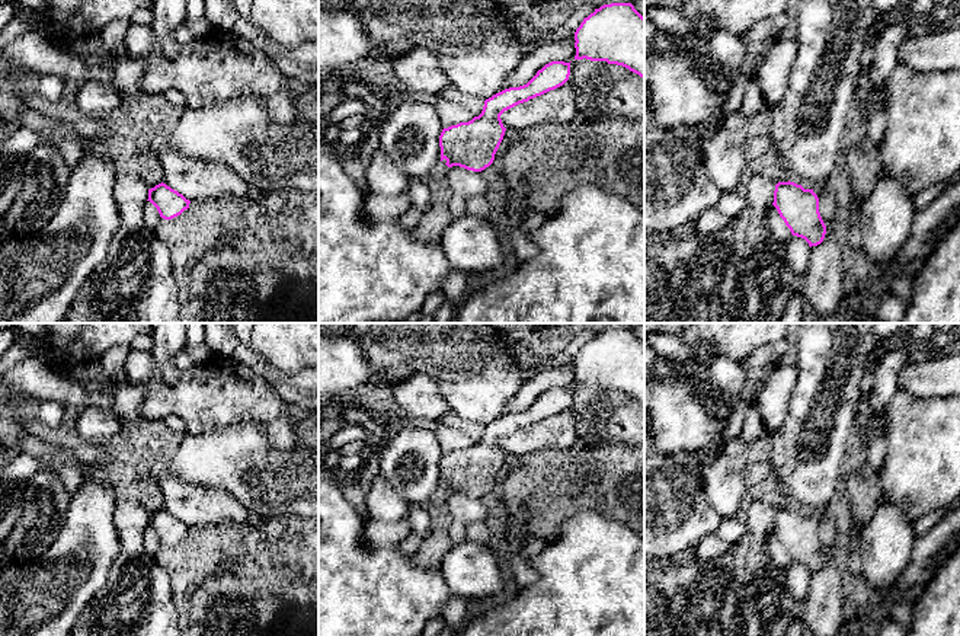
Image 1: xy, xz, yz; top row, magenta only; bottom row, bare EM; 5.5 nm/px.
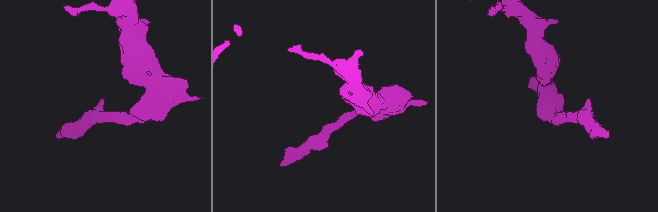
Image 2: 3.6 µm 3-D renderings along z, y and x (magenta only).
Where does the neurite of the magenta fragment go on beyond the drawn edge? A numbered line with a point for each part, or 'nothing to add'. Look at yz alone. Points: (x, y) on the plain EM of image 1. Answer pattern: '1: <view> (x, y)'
nothing to add

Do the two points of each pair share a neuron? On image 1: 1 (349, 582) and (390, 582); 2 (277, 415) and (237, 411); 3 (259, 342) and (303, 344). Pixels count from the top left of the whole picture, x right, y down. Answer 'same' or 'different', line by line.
1: same
2: same
3: same

